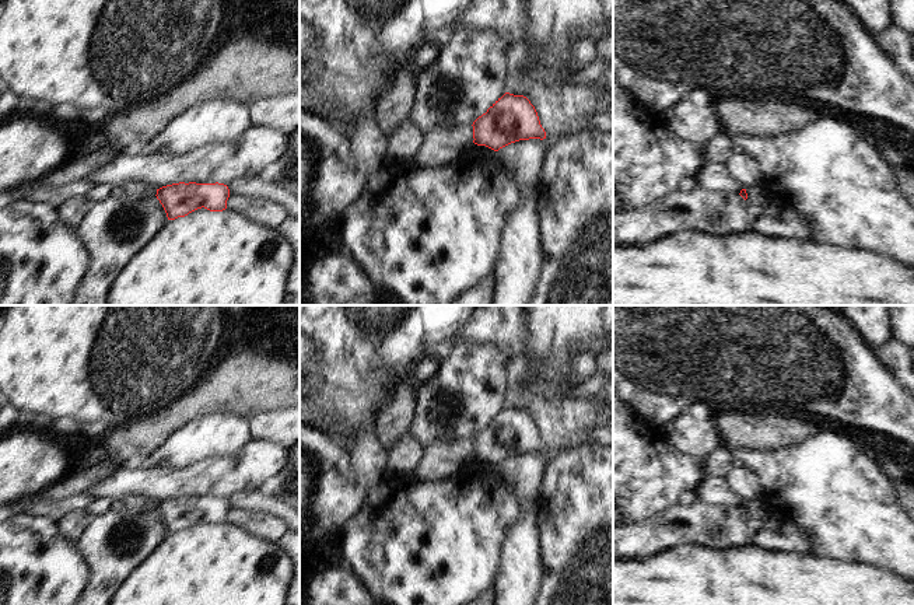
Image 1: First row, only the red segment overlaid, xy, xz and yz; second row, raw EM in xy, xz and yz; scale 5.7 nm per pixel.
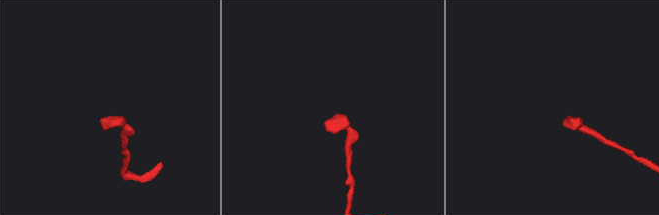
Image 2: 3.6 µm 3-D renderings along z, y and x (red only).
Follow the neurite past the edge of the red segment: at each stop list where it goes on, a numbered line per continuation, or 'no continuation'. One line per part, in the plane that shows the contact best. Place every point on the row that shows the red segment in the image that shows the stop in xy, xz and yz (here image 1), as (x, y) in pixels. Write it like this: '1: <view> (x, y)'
no continuation

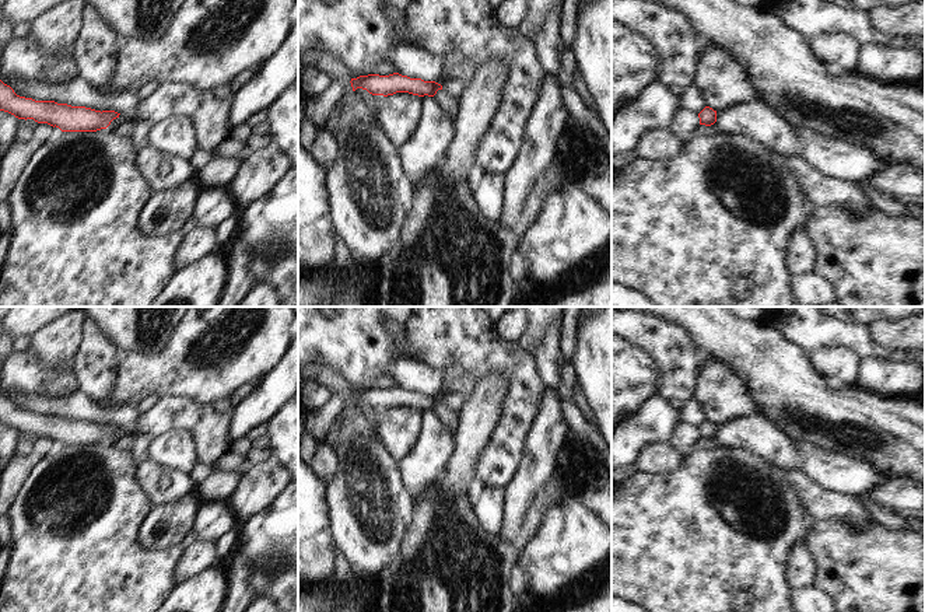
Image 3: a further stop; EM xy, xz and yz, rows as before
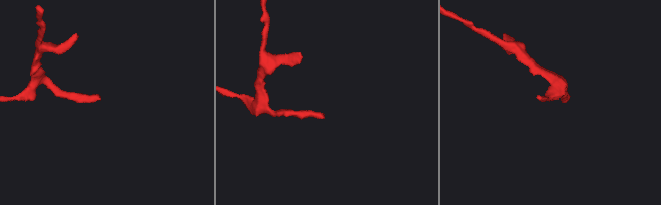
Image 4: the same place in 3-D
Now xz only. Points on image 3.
1: xz (444, 100)

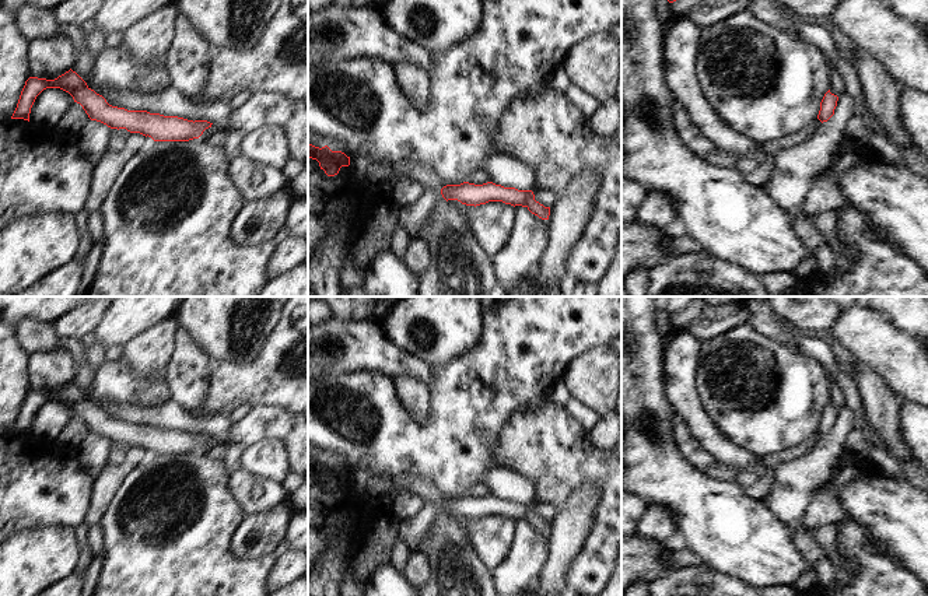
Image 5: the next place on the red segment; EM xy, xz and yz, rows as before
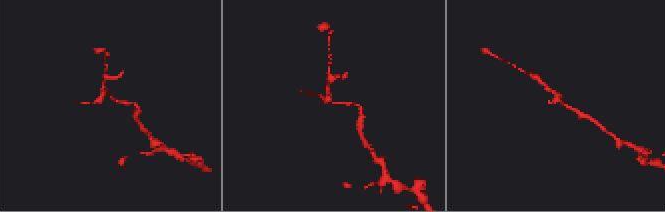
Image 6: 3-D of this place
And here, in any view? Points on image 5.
no continuation

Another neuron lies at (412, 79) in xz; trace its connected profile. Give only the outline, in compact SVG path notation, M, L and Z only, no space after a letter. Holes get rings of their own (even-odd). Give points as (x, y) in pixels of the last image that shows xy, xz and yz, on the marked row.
M398 62L393 64L399 87L413 102L417 111L423 111L430 94L427 71L413 62Z

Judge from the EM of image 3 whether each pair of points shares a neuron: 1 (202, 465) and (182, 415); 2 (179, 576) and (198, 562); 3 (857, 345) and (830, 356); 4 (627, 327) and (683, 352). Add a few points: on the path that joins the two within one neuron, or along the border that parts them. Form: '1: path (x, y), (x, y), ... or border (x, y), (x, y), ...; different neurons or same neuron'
1: border (203, 458), (216, 471); different neurons
2: path (184, 572), (193, 562); same neuron
3: border (816, 350), (823, 348), (848, 348), (859, 359); different neurons
4: path (641, 329), (659, 338), (669, 346); same neuron

